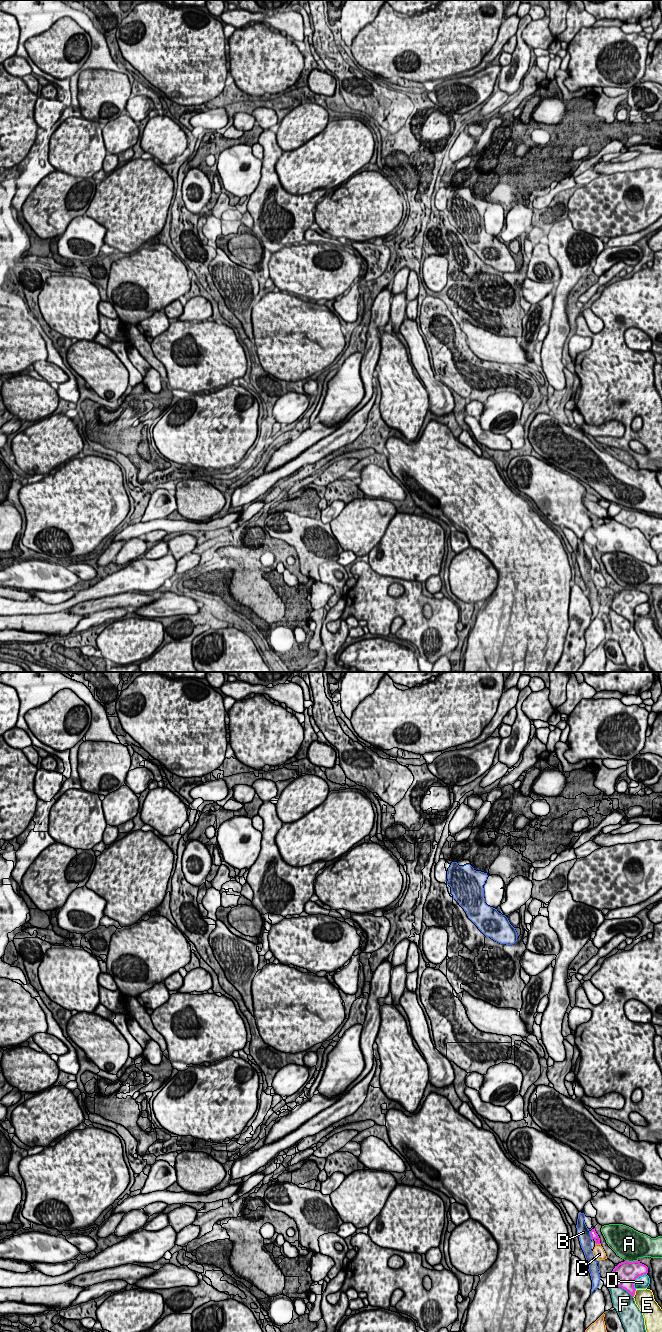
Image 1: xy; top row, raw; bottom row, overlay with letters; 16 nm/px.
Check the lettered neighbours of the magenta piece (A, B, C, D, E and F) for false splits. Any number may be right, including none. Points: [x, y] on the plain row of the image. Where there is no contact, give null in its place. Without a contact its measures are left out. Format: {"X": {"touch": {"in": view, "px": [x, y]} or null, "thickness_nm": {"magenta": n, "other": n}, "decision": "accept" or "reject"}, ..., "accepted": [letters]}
{"A": {"touch": {"in": "xy", "px": [631, 590]}, "thickness_nm": {"magenta": 380, "other": 440}, "decision": "reject"}, "B": {"touch": {"in": "xy", "px": [590, 562]}, "thickness_nm": {"magenta": 120, "other": 200}, "decision": "reject"}, "C": {"touch": {"in": "xy", "px": [598, 571]}, "thickness_nm": {"magenta": 120, "other": 190}, "decision": "reject"}, "D": {"touch": {"in": "xy", "px": [635, 607]}, "thickness_nm": {"magenta": 380, "other": 220}, "decision": "reject"}, "E": {"touch": {"in": "xy", "px": [634, 621]}, "thickness_nm": {"magenta": 260, "other": 320}, "decision": "reject"}, "F": {"touch": {"in": "xy", "px": [619, 614]}, "thickness_nm": {"magenta": 380, "other": 320}, "decision": "reject"}, "accepted": []}

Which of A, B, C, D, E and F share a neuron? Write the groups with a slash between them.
A / B / C / D / E / F

